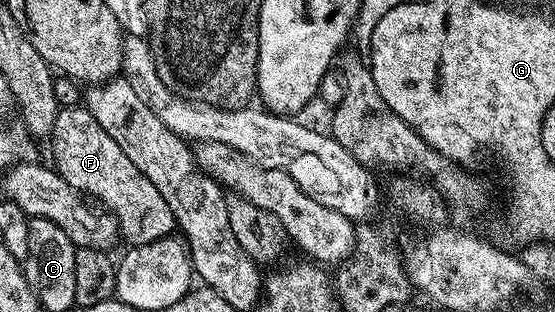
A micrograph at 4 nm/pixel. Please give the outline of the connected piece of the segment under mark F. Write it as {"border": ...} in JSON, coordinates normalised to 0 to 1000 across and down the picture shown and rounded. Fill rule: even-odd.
{"border":[[[151,340],[106,343],[86,458],[90,458],[92,481],[97,484],[95,535],[112,561],[115,583],[123,583],[123,596],[144,609],[164,641],[182,654],[191,676],[200,679],[213,702],[218,766],[229,769],[229,785],[272,782],[295,766],[297,756],[305,756],[315,740],[314,689],[310,673],[303,673],[303,647],[295,647],[288,609],[281,609],[281,596],[274,596],[274,583],[267,583],[267,571],[259,571],[259,558],[252,558],[252,545],[245,545],[245,532],[238,532],[231,494],[223,494],[223,481],[216,481],[216,468],[209,468],[209,455],[202,455],[202,442],[195,442],[195,429],[187,429],[180,391],[173,391],[173,378],[166,378],[166,365],[157,346]]]}

